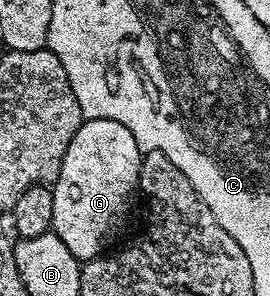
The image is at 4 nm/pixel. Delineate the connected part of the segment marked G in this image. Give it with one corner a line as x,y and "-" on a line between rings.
113,119
84,120
77,135
73,135
73,143
69,143
69,151
65,151
59,177
51,189
51,228
80,263
104,256
114,246
111,244
115,236
127,221
131,196
139,189
142,162
133,131

